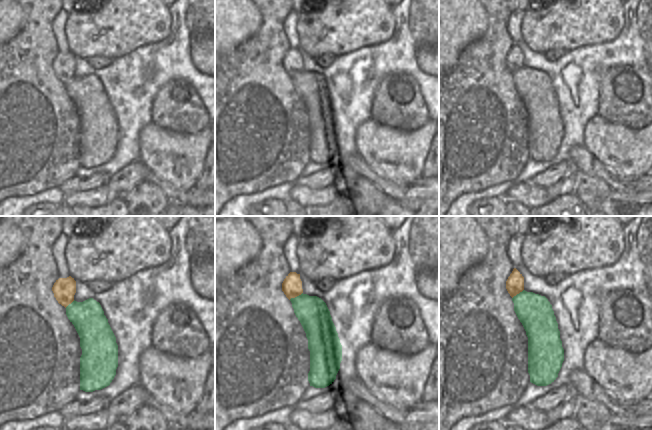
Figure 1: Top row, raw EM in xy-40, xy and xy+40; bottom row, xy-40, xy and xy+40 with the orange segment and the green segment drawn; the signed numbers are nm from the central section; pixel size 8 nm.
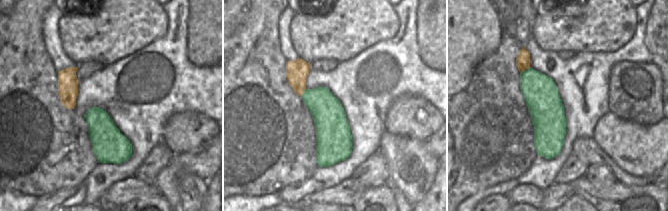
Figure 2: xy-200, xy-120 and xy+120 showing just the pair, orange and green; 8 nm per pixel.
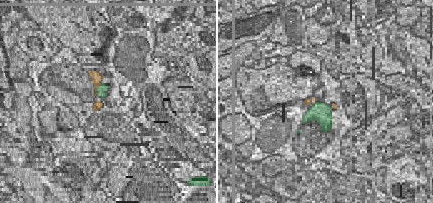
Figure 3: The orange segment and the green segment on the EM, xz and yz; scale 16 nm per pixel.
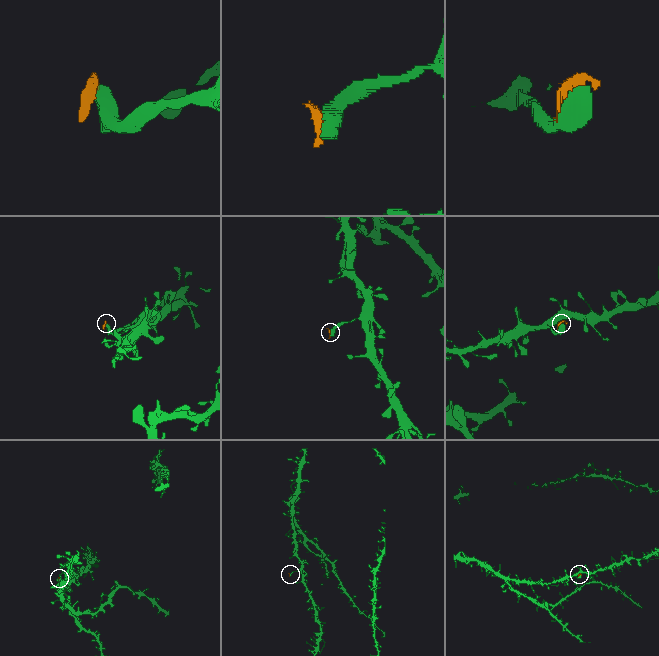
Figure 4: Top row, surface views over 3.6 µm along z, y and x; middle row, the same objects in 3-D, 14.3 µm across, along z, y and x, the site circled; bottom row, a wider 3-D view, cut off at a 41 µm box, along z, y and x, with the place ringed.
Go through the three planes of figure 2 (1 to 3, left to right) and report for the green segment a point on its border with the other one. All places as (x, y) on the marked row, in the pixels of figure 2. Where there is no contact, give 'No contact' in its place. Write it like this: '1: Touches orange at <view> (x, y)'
1: No contact
2: Touches orange at xy-120 (303, 91)
3: Touches orange at xy+120 (525, 69).

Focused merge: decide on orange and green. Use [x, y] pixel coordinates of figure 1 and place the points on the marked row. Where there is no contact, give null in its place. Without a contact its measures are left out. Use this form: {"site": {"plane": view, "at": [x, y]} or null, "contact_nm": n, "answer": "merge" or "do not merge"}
{"site": {"plane": "xy", "at": [295, 296]}, "contact_nm": 130, "answer": "do not merge"}

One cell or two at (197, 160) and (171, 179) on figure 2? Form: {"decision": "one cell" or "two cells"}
{"decision": "one cell"}

